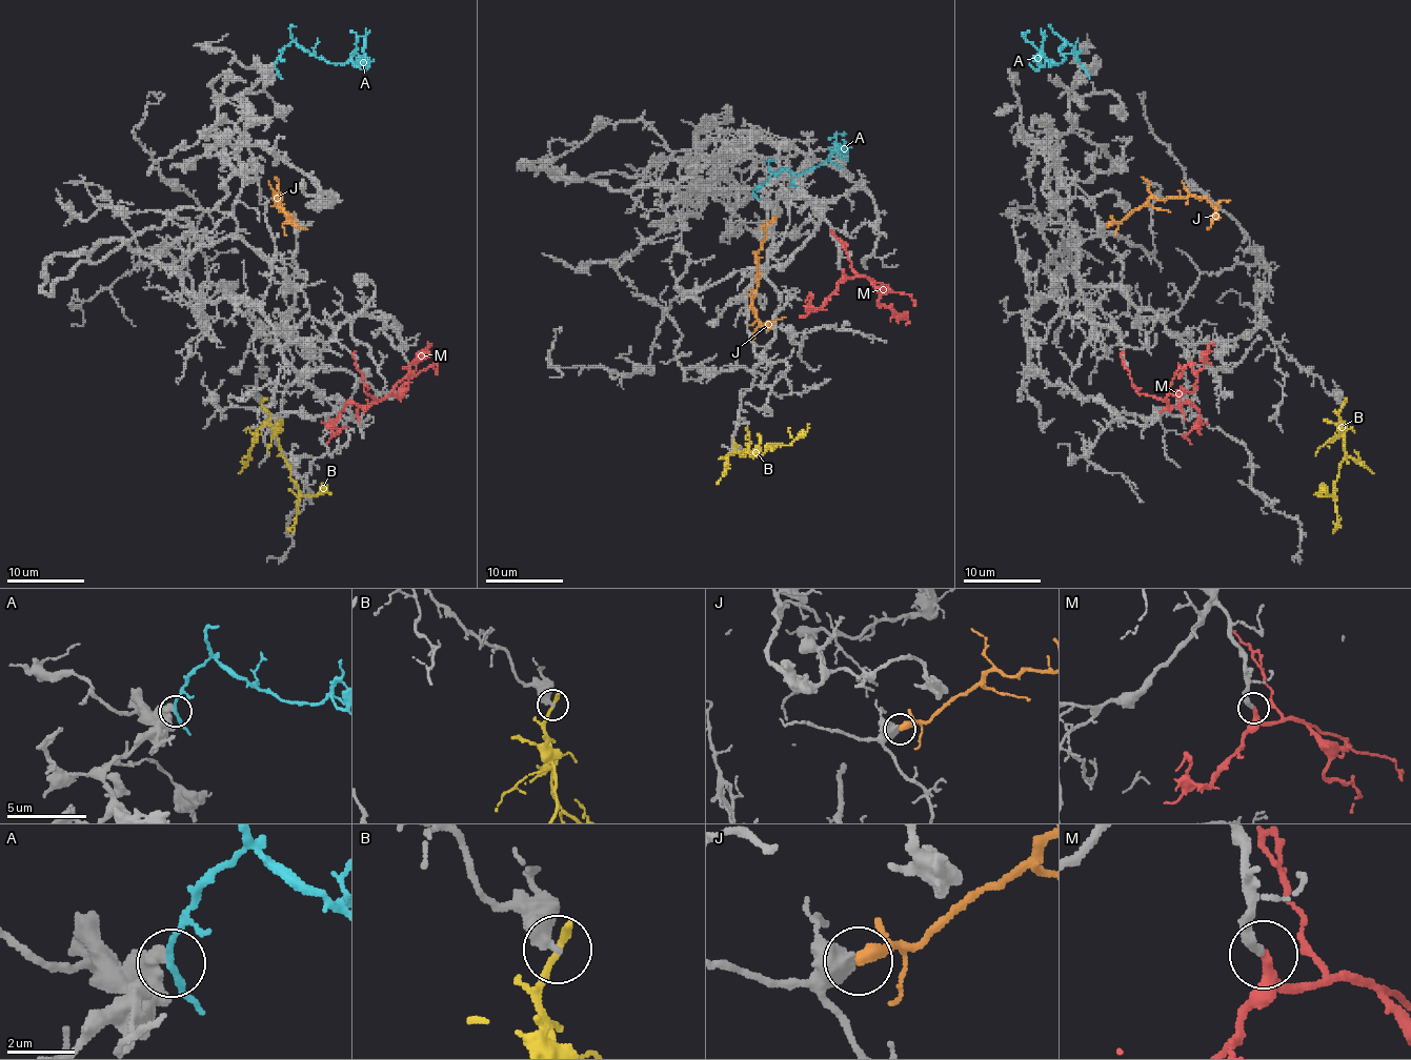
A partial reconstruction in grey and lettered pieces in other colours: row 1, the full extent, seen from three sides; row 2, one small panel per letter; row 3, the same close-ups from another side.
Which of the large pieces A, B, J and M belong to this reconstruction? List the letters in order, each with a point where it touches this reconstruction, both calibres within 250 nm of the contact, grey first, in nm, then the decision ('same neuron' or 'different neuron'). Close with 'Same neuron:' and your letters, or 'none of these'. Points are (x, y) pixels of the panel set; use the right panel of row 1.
A: (1084, 67) | 480/160 nm | different neuron
B: (1343, 404) | 440/280 nm | different neuron
J: (1107, 226) | 600/420 nm | different neuron
M: (1160, 411) | 260/300 nm | same neuron
Same neuron: M

